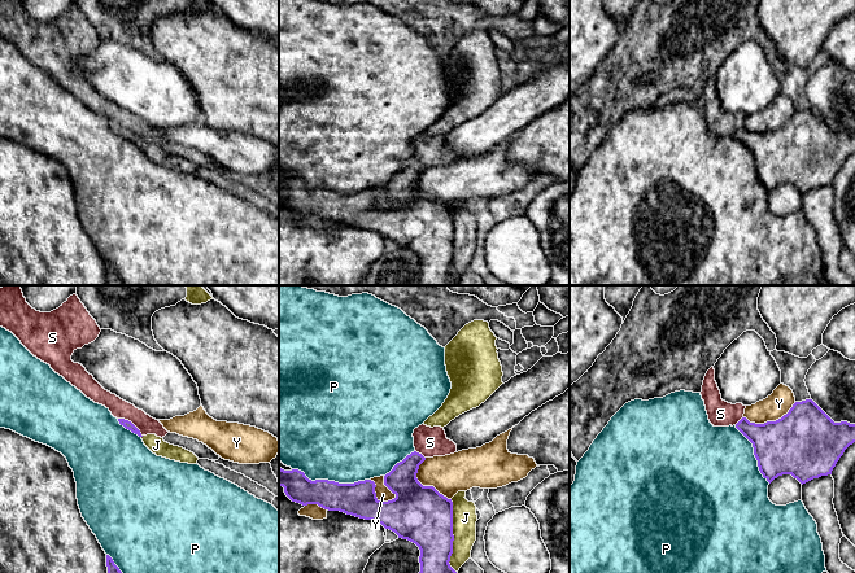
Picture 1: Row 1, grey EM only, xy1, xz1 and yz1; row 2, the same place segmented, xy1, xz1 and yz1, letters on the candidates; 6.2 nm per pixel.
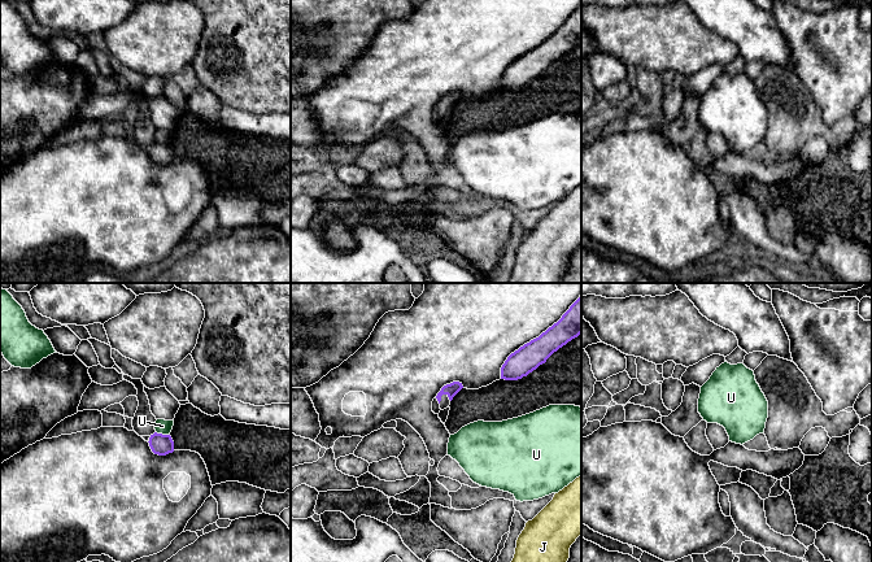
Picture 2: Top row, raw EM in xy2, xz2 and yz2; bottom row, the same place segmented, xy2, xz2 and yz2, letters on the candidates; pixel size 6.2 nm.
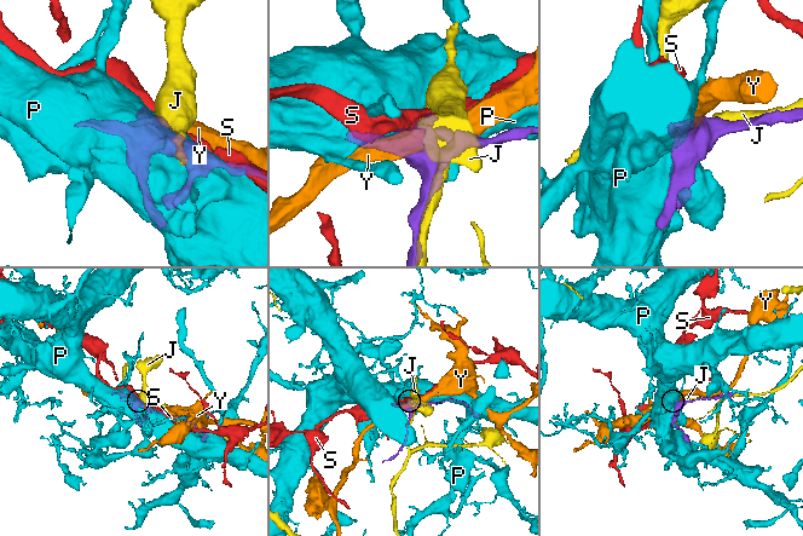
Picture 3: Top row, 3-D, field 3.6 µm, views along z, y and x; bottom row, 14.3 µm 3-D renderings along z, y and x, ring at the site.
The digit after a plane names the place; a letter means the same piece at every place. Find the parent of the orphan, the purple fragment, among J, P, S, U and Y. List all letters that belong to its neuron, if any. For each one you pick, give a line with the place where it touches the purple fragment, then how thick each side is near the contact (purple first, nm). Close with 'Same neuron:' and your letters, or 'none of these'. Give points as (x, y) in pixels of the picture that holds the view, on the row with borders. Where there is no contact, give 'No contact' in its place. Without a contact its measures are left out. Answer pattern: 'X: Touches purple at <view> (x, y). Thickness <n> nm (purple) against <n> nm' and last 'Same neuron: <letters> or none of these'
Same neuron: none of these

